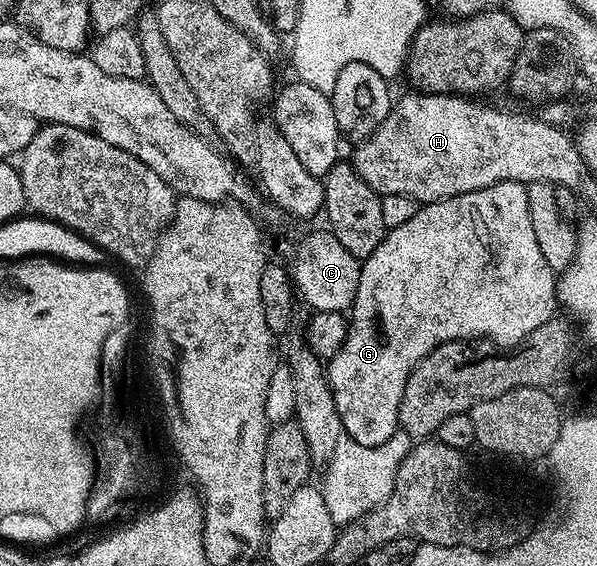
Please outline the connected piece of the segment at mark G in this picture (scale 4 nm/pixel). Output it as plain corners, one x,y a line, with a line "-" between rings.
497,182
476,192
419,205
416,216
412,216
412,220
400,224
400,228
386,231
385,240
376,248
376,252
372,252
364,259
361,268
358,291
354,297
354,304
348,311
346,339
340,352
336,352
328,359
326,381
330,384
331,393
334,394
336,412
342,421
344,434
362,445
384,445
399,430
398,409
400,400
404,396
406,381
416,368
416,364
420,364
420,360
428,356
428,352
443,346
445,342
467,340
489,340
493,345
503,348
517,347
519,342
526,341
531,334
534,334
536,328
540,328
540,324
555,317
558,306
556,272
548,268
548,260
544,260
544,252
540,252
540,243
536,240
536,231
532,228
532,216
528,213
528,192
525,185
520,182

